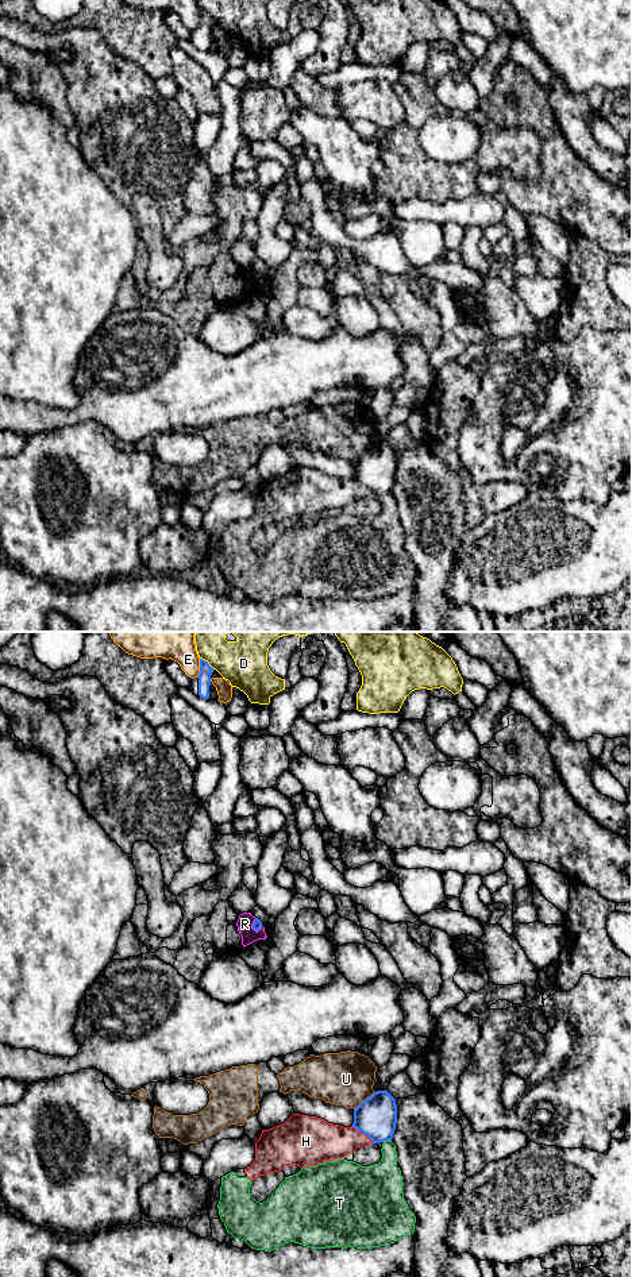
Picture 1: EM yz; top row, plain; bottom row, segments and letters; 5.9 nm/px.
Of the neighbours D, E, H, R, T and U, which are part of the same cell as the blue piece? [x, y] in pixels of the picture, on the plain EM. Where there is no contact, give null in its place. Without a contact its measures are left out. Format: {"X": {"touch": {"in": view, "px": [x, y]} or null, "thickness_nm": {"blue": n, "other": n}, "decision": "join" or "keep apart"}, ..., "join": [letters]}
{"D": {"touch": {"in": "yz", "px": [207, 14]}, "thickness_nm": {"blue": 80, "other": 260}, "decision": "keep apart"}, "E": {"touch": {"in": "yz", "px": [200, 20]}, "thickness_nm": {"blue": 80, "other": 130}, "decision": "keep apart"}, "H": {"touch": {"in": "yz", "px": [362, 485]}, "thickness_nm": {"blue": 240, "other": 240}, "decision": "keep apart"}, "R": {"touch": {"in": "yz", "px": [253, 277]}, "thickness_nm": {"blue": 60, "other": 100}, "decision": "keep apart"}, "T": {"touch": {"in": "yz", "px": [386, 492]}, "thickness_nm": {"blue": 240, "other": 240}, "decision": "keep apart"}, "U": {"touch": {"in": "yz", "px": [365, 452]}, "thickness_nm": {"blue": 240, "other": 320}, "decision": "keep apart"}, "join": []}

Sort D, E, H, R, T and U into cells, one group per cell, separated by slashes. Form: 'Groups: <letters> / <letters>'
Groups: D / E / H T / R / U

